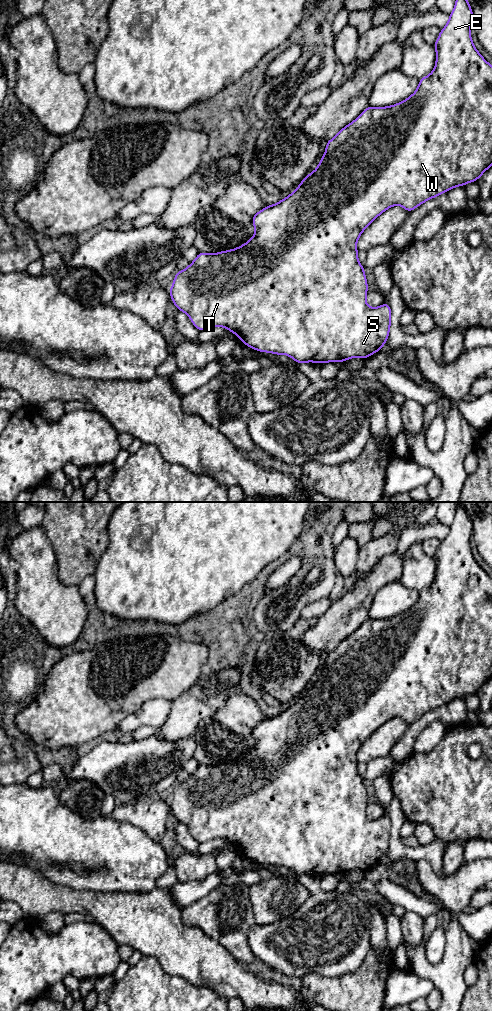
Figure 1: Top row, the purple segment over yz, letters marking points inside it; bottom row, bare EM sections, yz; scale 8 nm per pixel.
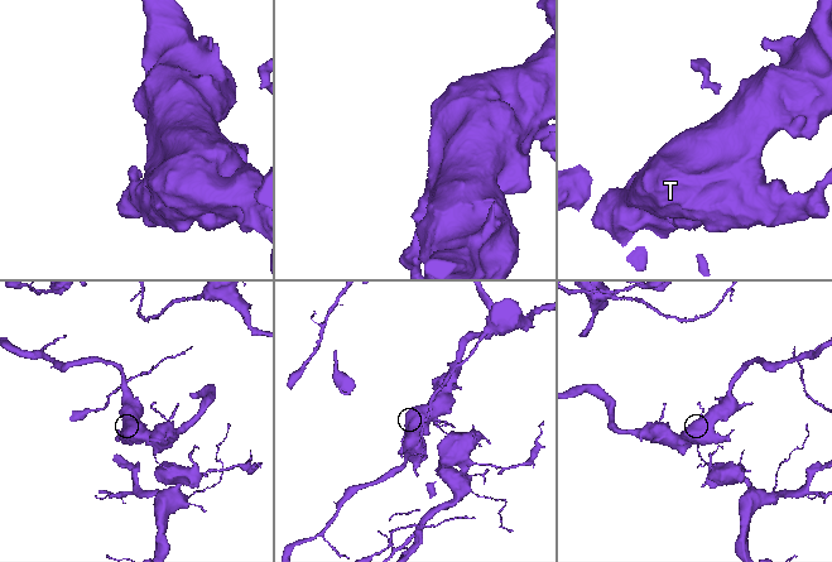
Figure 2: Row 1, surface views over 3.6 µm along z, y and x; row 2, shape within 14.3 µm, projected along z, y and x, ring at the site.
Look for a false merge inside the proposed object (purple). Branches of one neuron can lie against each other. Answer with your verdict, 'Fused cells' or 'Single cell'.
Single cell

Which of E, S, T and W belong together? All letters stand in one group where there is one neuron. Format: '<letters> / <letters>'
E S T W

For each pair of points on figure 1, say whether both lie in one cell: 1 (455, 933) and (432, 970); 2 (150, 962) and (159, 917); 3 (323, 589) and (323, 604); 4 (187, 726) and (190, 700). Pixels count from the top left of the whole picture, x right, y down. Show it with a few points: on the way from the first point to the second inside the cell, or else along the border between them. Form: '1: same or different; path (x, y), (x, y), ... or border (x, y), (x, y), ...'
1: same; path (455, 944), (455, 954), (443, 966)
2: different; border (143, 954), (154, 956), (167, 973)
3: different; border (328, 596), (311, 601), (302, 608)
4: same; path (187, 720), (187, 711), (190, 706)

